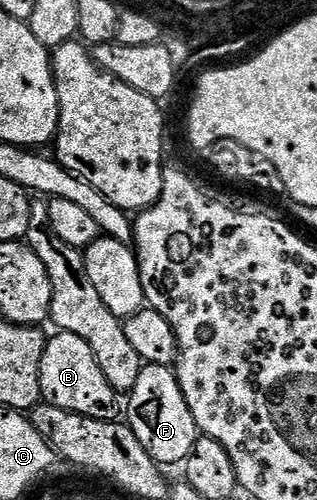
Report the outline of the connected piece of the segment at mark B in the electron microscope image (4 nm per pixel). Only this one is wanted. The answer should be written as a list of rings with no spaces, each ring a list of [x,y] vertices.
[[[55,331],[53,335],[47,339],[46,349],[40,358],[42,400],[52,406],[60,406],[60,410],[65,412],[80,414],[93,420],[118,420],[120,416],[119,393],[114,392],[112,386],[108,386],[108,378],[104,378],[104,370],[100,370],[100,362],[96,362],[96,354],[92,354],[92,346],[88,346],[84,338],[76,338],[76,334]]]

